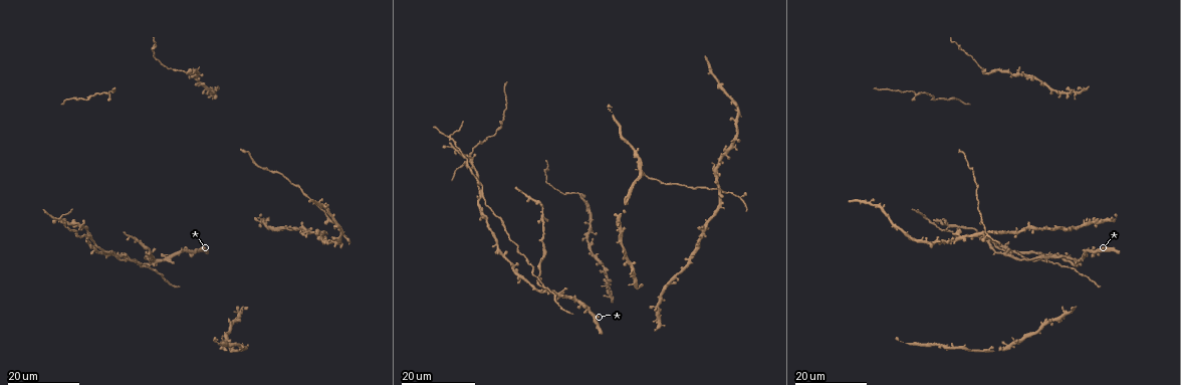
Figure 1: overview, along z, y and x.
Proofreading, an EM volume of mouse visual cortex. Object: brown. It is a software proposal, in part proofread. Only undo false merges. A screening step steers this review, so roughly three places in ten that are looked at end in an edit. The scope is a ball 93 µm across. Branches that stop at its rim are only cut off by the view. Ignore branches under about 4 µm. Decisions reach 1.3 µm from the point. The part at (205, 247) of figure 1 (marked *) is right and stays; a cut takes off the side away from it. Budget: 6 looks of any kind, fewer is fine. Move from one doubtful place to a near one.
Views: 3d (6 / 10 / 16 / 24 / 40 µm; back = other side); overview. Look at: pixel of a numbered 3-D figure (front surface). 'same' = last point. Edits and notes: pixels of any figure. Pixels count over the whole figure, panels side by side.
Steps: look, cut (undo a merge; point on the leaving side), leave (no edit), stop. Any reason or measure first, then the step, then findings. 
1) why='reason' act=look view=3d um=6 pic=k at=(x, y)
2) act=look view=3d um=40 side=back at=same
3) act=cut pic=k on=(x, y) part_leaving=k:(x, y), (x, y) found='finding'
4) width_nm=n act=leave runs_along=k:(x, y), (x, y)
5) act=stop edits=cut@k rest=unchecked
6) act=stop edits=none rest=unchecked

act=look view=3d um=24 pic=1 at=(481, 196)

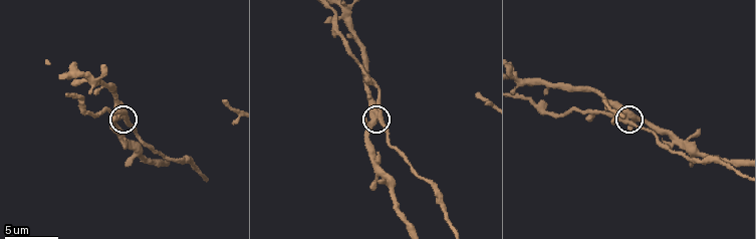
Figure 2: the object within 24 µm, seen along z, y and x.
act=look view=3d um=10 pic=2 at=(631, 122)

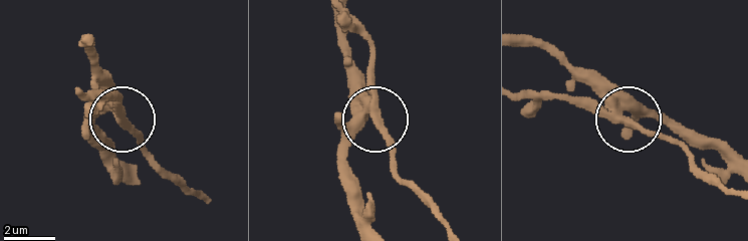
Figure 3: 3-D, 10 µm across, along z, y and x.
side_arm_um=83 act=cut pic=3 on=(374, 64) part_leaving=3:(376, 106), (391, 170), (446, 228) found='a second neuron is stuck on'

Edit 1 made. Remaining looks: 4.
why='three-way junction' act=look view=3d um=16 pic=1 at=(985, 73)

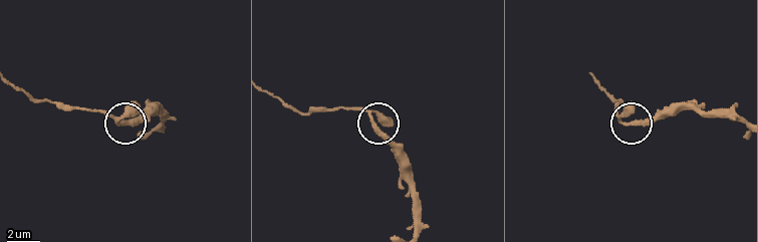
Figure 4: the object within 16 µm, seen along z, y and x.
act=look view=3d um=10 pic=4 at=(116, 121)

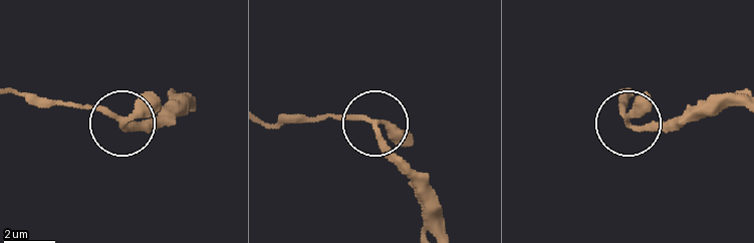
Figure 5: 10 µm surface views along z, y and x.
arms=3 act=cut pic=5 on=(83, 107) found='a second neuron is stuck on'

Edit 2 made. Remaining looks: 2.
why='calibre changes' act=look view=3d um=16 pic=1 at=(935, 101)

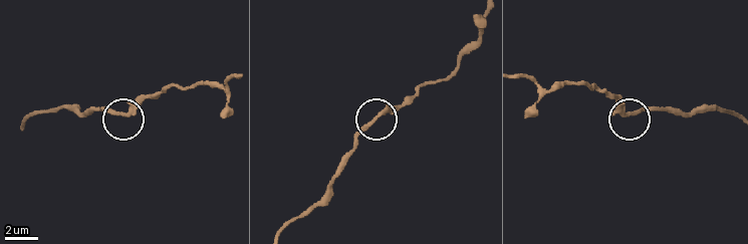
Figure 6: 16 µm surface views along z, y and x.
act=look view=3d um=10 pic=6 at=(375, 119)

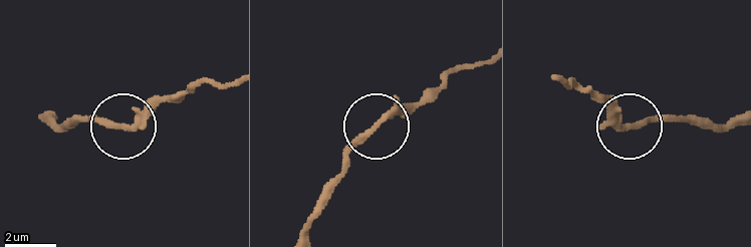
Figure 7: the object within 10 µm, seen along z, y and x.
width_nm=270 act=leave found='all the same neuron'

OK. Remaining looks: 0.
act=stop edits=cut@3,cut@5 rest=unchecked

